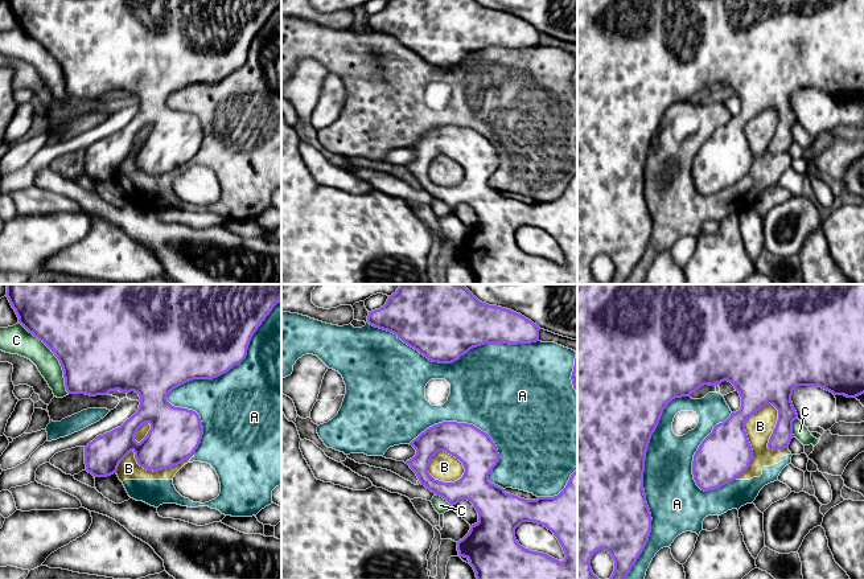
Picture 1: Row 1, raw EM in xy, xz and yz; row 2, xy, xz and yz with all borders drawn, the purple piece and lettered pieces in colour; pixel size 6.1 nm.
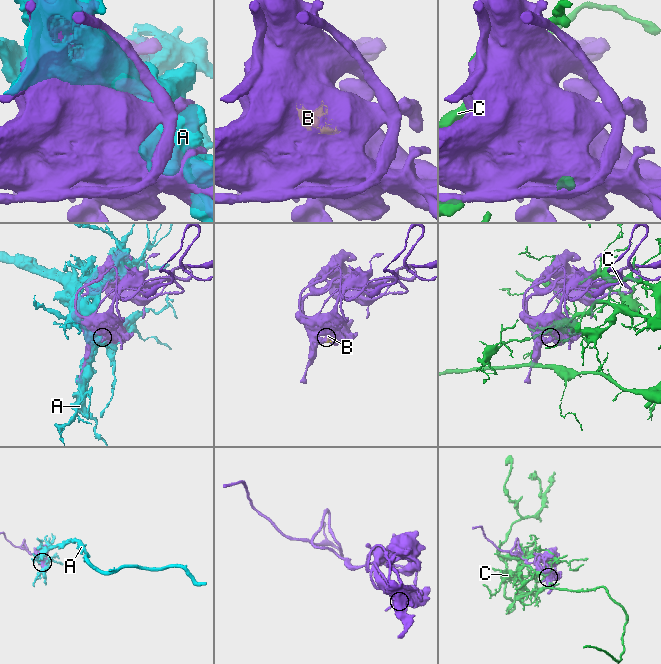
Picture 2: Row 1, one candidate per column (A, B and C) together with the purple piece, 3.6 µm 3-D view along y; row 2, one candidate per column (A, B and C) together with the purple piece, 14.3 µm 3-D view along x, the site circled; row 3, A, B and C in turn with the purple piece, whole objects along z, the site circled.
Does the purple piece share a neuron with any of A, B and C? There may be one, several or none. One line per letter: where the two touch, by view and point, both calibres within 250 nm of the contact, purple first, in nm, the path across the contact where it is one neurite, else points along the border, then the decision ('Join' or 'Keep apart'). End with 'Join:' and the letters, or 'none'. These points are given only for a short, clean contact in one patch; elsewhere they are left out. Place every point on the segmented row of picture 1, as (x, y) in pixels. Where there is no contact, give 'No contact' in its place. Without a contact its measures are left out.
A: Touches purple at xy (197, 378). Thickness 500 nm (purple) against 380 nm. Keep apart
B: Touches purple at yz (747, 438). Thickness 320 nm (purple) against 170 nm. Keep apart
C: Touches purple at xy (54, 354). Thickness 500 nm (purple) against 180 nm. Keep apart
Join: none

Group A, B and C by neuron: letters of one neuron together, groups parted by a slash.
A B / C

